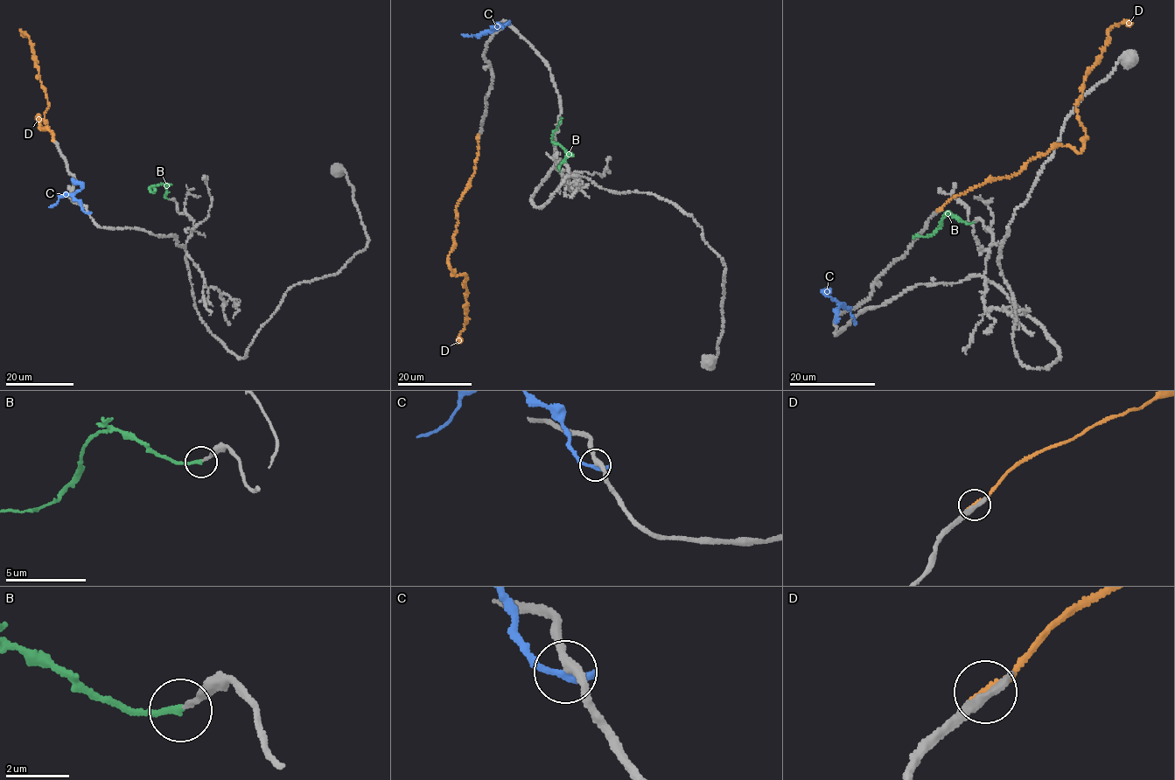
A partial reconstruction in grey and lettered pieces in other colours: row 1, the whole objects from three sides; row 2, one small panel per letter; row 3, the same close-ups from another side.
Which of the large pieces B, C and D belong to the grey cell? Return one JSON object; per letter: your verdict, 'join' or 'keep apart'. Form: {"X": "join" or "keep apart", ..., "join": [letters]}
{"B": "join", "C": "keep apart", "D": "keep apart", "join": ["B"]}

